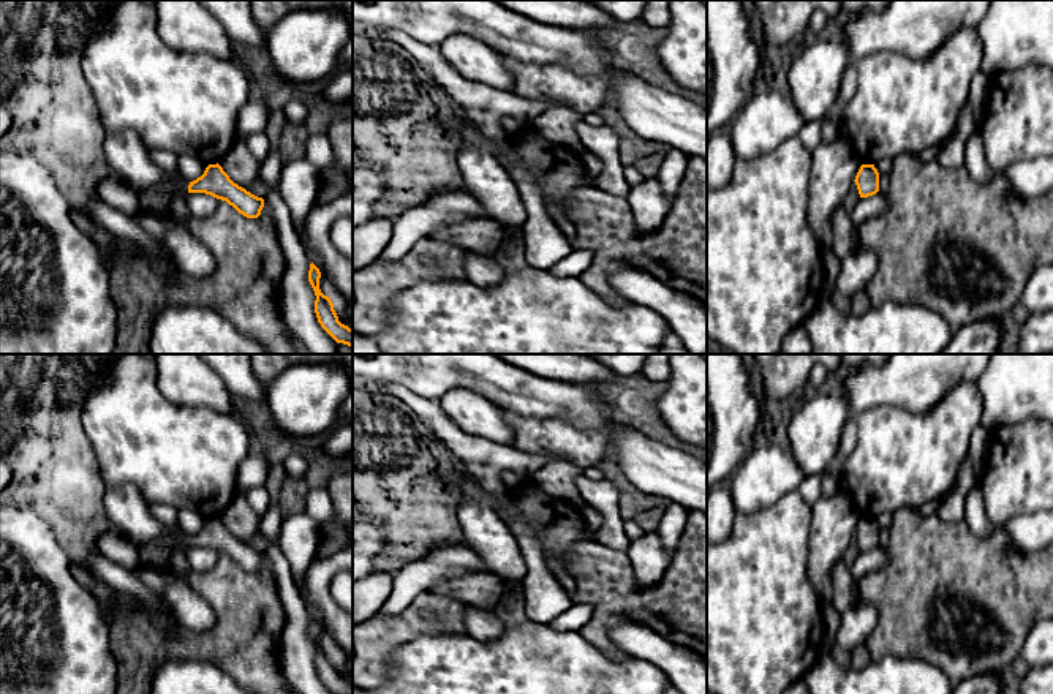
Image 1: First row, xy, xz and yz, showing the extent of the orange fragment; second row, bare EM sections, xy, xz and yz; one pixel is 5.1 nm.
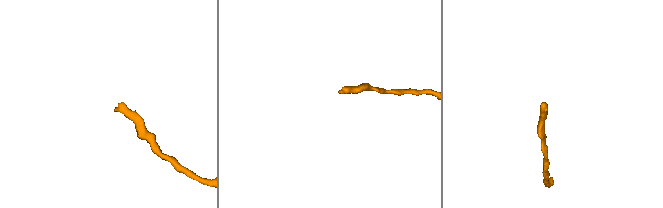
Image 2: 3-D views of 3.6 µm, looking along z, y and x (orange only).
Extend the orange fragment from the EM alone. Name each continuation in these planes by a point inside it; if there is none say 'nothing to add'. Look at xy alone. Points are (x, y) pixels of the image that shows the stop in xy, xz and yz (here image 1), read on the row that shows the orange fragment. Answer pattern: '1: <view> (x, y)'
1: xy (128, 158)

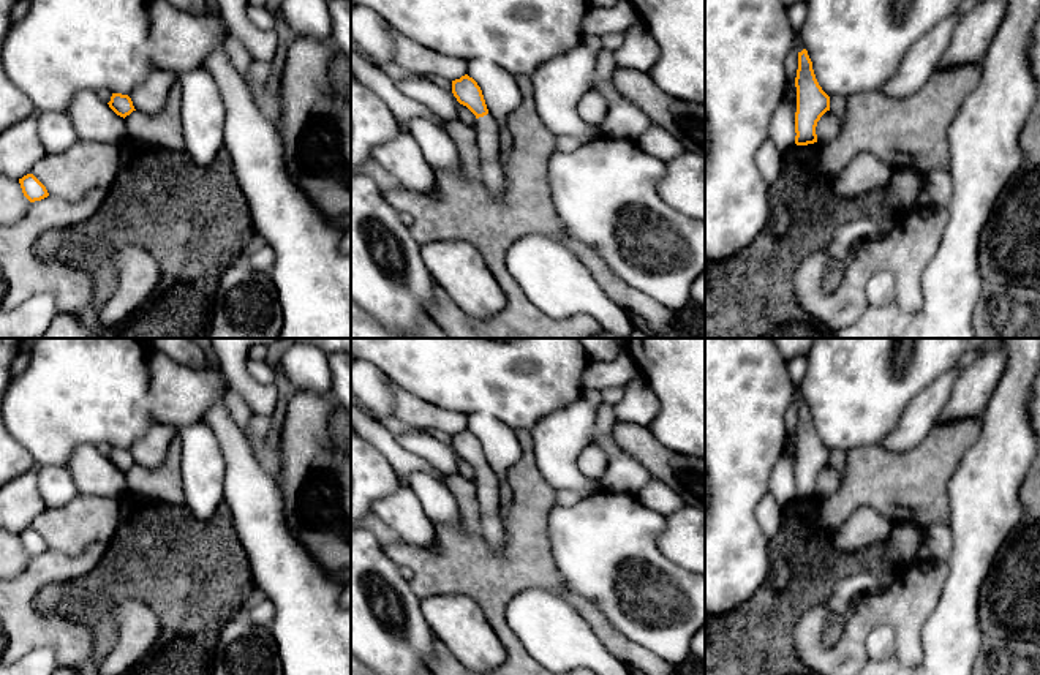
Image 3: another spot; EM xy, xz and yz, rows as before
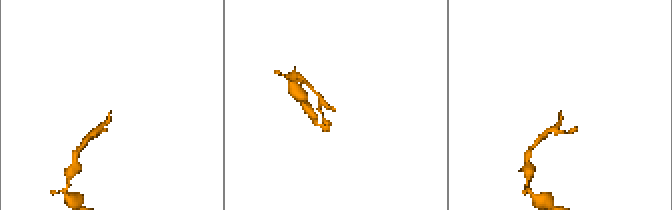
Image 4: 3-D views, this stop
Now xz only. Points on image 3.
1: xz (487, 127)

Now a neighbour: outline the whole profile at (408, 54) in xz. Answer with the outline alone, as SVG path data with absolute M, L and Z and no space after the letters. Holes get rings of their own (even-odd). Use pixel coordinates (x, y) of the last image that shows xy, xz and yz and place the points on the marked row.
M392 30L394 63L416 74L441 76L449 81L468 74L468 62L431 51L409 36Z

